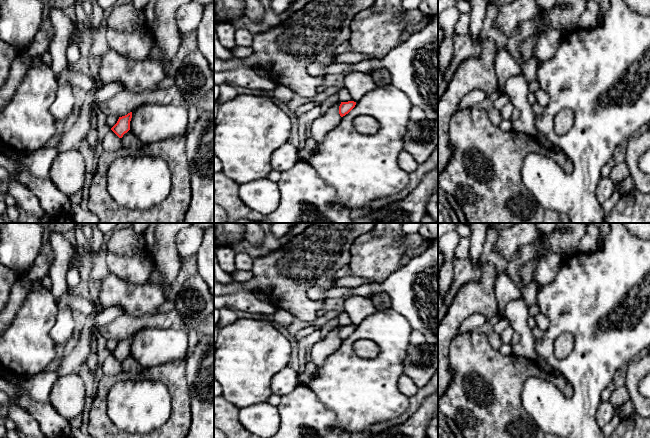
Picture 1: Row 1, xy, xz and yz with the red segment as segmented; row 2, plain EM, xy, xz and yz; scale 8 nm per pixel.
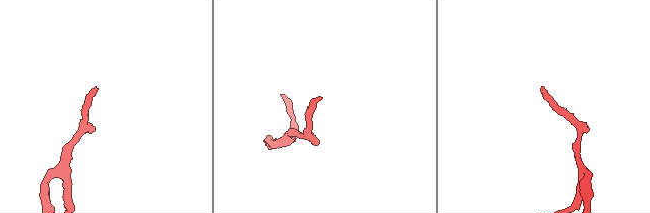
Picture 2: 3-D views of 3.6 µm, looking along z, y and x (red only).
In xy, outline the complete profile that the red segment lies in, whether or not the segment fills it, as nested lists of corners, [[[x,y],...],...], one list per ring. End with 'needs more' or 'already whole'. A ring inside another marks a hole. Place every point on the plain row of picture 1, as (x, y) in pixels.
[[[132,336],[125,340],[119,341],[117,347],[111,352],[111,354],[119,361],[122,362],[125,357],[130,354],[130,345],[132,342]]]; already whole

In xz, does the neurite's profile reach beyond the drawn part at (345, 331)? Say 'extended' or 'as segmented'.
as segmented

